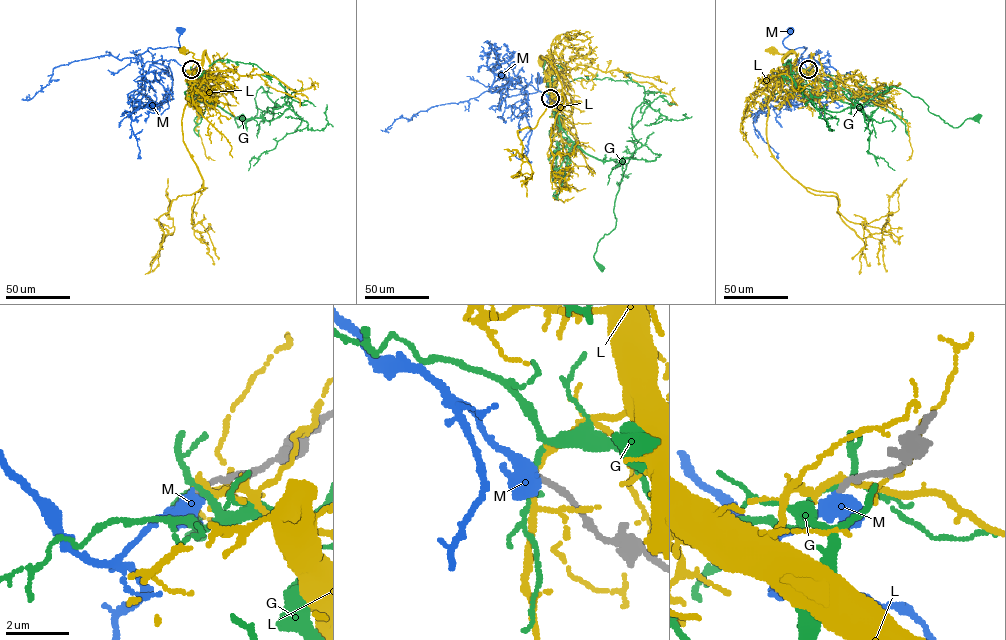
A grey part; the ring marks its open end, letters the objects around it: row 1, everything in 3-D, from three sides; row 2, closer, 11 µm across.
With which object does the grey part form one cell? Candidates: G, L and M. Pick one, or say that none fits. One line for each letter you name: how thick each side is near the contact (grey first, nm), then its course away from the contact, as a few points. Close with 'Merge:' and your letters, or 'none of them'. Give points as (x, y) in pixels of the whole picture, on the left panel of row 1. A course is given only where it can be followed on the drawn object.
M: 170/480 nm | via (191, 69), (158, 60), (140, 72), (138, 56), (149, 48), (179, 49), (179, 30)
Merge: M

